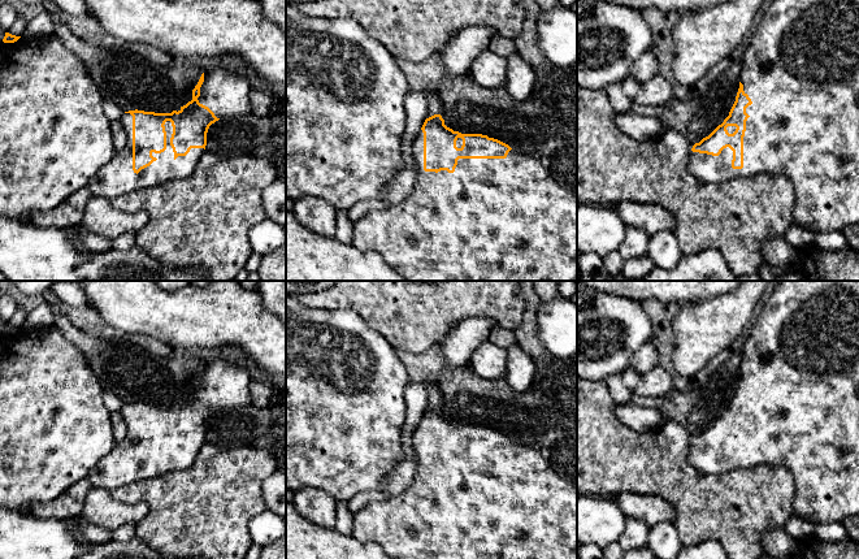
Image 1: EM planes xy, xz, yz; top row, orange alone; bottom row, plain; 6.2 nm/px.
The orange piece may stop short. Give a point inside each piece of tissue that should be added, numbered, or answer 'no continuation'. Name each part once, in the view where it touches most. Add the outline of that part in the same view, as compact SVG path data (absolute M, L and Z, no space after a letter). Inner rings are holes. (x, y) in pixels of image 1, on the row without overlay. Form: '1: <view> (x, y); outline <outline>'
1: xy (115, 469); outline M125 404L121 415L126 422L126 437L114 445L109 454L99 460L87 474L92 488L113 490L120 486L143 481L169 473L190 468L204 439L191 439L186 447L174 448L170 437L173 417L170 412L165 413L166 441L161 445L152 443L157 451L149 458L142 460L138 465L133 462L133 407Z

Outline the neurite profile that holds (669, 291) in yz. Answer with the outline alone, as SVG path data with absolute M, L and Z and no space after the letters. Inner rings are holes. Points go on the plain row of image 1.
M578 281L583 286L632 300L655 299L664 303L704 302L734 290L741 281Z

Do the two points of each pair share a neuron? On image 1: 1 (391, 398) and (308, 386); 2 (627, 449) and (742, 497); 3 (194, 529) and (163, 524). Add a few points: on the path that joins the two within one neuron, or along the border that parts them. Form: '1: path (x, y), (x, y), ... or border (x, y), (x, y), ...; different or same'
1: path (371, 398), (329, 398); same
2: path (655, 463), (693, 495), (714, 497); same
3: path (186, 524), (170, 524); same

